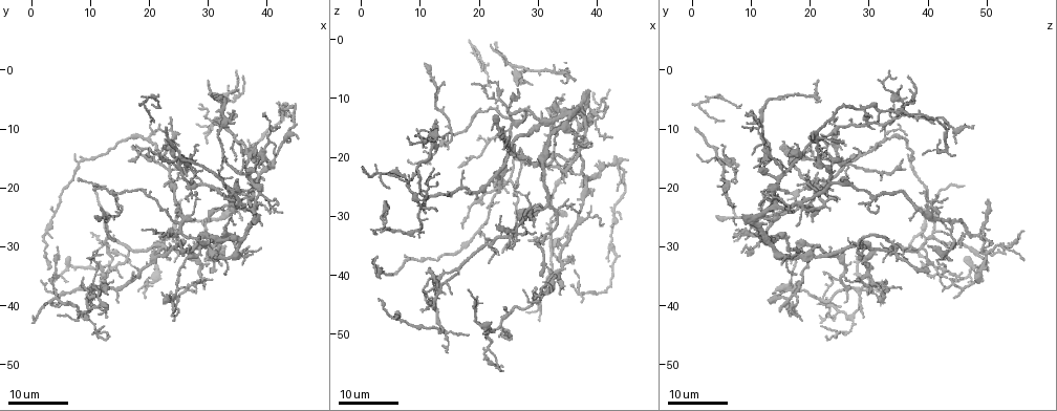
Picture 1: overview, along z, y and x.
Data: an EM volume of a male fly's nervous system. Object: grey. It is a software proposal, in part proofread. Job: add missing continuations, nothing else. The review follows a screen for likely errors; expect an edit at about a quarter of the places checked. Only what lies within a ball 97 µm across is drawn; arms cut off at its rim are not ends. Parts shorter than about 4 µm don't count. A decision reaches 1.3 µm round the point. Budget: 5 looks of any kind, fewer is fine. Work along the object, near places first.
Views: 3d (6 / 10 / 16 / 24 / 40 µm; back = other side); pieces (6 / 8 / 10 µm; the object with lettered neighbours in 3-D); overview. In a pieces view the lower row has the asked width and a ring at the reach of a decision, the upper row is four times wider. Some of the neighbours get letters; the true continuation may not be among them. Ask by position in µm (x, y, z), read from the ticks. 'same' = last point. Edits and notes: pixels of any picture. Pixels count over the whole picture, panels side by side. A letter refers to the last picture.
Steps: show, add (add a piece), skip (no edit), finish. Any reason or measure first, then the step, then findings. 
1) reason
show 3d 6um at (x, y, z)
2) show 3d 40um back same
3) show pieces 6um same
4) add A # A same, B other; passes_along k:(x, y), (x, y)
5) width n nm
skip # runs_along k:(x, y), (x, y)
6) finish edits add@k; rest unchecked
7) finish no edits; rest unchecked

branch stops here
show 3d 24um at (34.5, 8.0, 29.5)

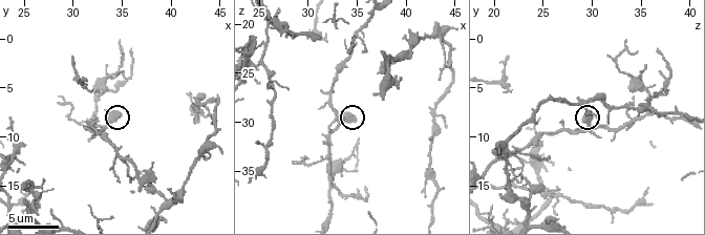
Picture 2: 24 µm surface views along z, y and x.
see the neighbours
show pieces 10um at (34.8, 7.6, 29.6)

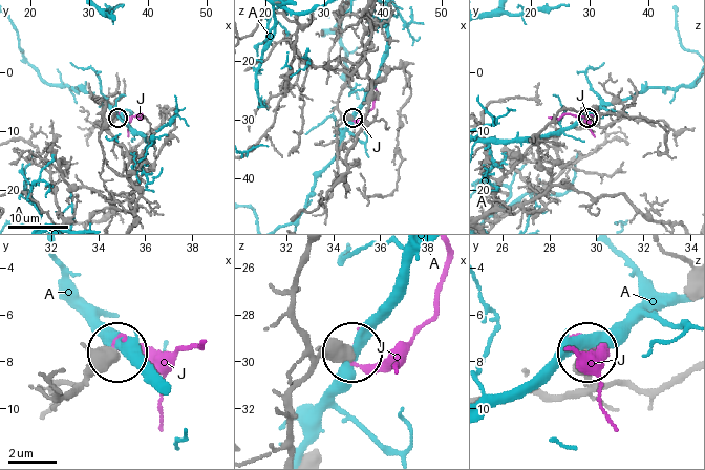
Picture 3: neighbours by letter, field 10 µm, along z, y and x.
skip # A other, J other; runs_along 3:(59, 393), (93, 375), (115, 353); no lettered piece goes on from it

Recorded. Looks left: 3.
free end
show 3d 16um at (39.0, 23.0, 28.5)

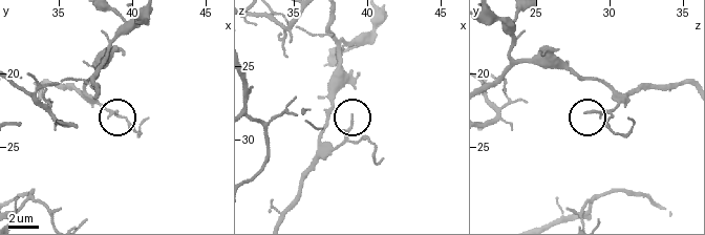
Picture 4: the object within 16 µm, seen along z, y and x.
what lies round it
show pieces 8um at (39.0, 22.8, 28.4)

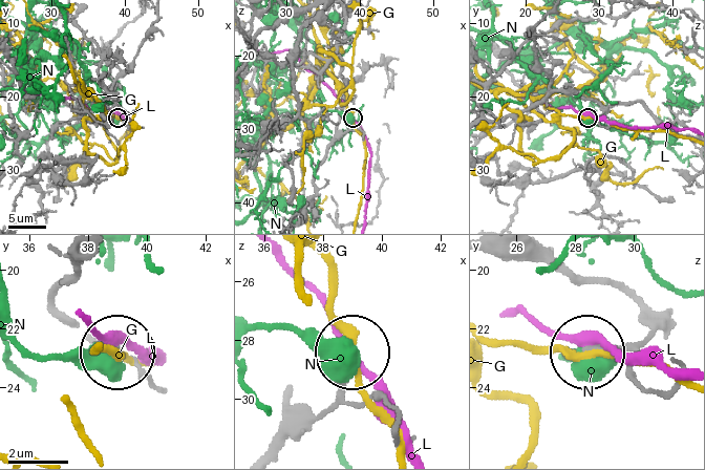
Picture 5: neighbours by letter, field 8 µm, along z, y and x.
skip # G other, L other, N other; runs_along 5:(513, 114), (573, 91), (600, 107), (586, 115); none of them fits

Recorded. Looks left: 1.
finish no edits; rest unchecked

